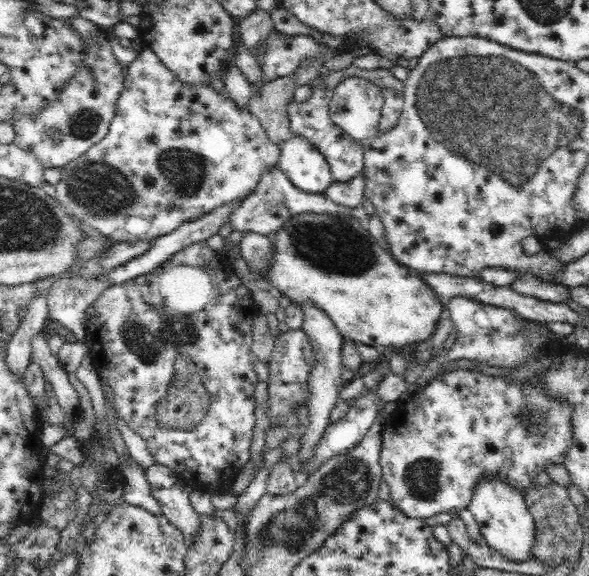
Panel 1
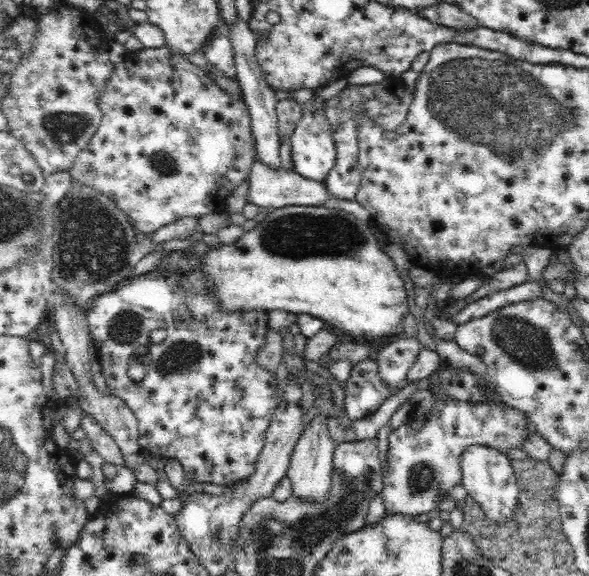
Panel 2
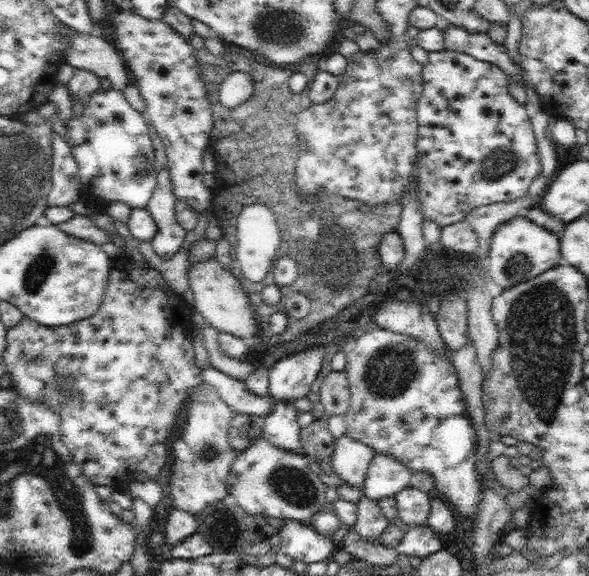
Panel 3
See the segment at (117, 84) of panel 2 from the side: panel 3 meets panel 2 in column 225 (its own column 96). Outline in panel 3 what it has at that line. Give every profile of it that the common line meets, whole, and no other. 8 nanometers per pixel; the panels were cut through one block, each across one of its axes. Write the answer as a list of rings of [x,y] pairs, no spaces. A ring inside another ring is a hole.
[[[99,88],[83,104],[83,114],[67,122],[67,140],[81,168],[81,202],[103,214],[113,204],[145,210],[157,186],[155,150],[143,112],[133,110],[121,90]]]

